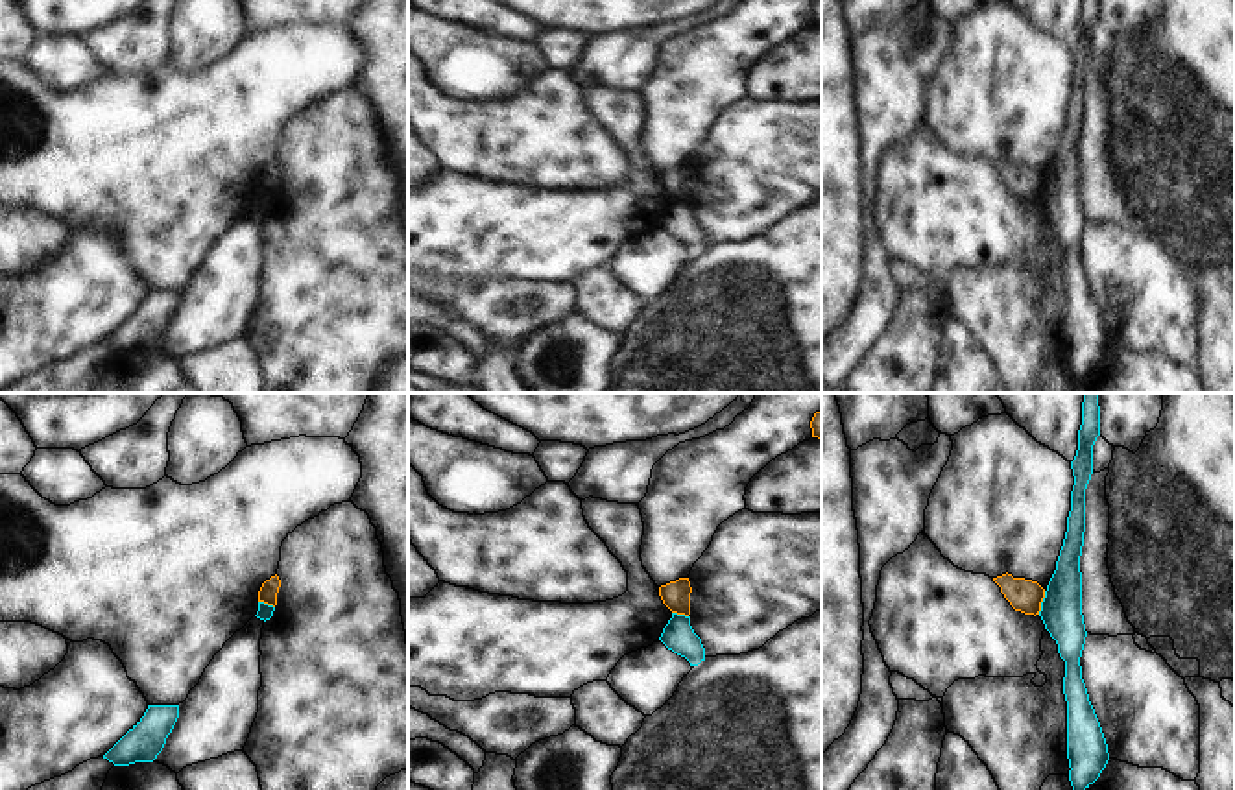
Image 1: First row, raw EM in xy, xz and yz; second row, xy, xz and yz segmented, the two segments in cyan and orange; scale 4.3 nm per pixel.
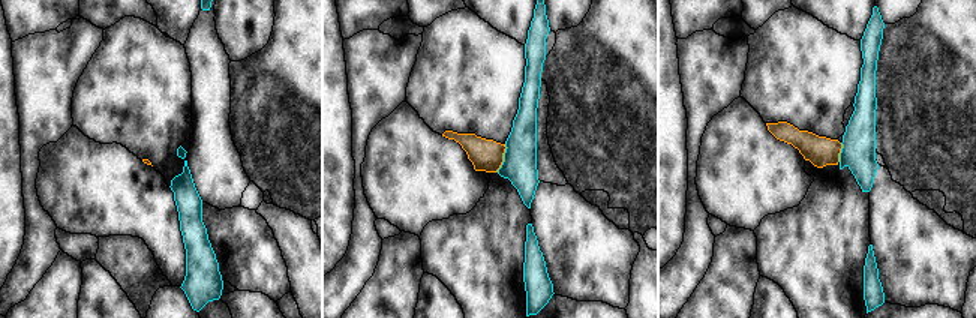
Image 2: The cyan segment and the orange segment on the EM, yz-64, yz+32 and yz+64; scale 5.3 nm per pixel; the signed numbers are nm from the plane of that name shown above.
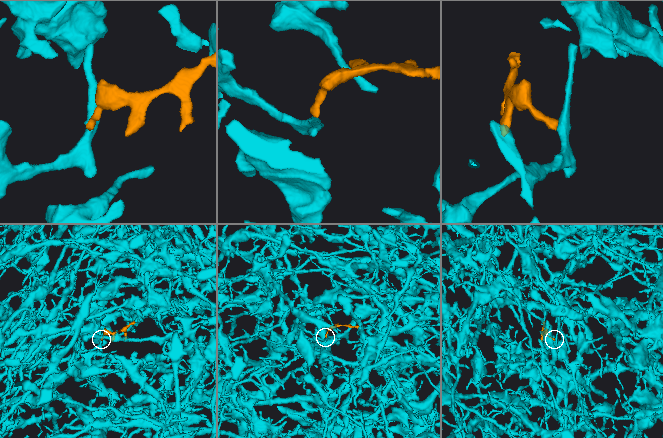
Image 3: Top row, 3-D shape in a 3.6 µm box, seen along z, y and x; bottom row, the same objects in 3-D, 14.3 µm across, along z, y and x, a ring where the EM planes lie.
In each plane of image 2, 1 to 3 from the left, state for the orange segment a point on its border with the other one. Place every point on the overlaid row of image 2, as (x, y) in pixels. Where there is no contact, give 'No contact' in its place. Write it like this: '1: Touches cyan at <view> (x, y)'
1: No contact
2: Touches cyan at yz+32 (504, 158)
3: Touches cyan at yz+64 (841, 152).

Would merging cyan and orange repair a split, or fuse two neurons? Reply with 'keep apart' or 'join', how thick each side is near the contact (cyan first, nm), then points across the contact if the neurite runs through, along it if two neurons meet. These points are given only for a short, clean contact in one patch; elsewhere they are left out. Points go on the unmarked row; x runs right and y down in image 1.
keep apart | 180/140 nm | along yz (1045, 178), (1038, 200)

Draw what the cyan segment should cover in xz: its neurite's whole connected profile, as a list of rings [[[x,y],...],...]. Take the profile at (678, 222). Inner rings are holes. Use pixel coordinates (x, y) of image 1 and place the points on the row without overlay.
[[[672,199],[659,227],[674,240],[685,244],[690,253],[698,253],[705,247],[705,234],[690,212],[690,203]]]

